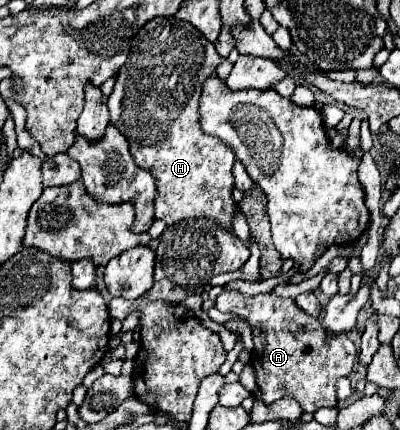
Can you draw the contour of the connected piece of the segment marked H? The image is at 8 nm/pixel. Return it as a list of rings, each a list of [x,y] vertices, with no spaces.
[[[157,17],[143,25],[135,35],[131,55],[119,69],[113,93],[107,99],[109,123],[115,123],[115,127],[127,137],[135,163],[149,171],[157,183],[155,219],[163,219],[167,225],[177,223],[179,219],[205,217],[223,223],[223,227],[229,227],[231,231],[233,209],[237,207],[231,197],[231,167],[235,163],[235,153],[227,147],[227,143],[213,135],[205,135],[199,127],[201,85],[215,73],[215,67],[221,61],[223,57],[217,53],[215,45],[209,43],[195,27],[175,17]]]

